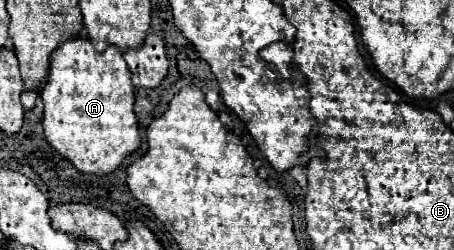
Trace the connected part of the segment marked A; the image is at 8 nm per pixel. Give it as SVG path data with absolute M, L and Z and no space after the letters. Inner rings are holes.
M87 37L65 41L51 55L51 69L41 91L41 99L45 105L43 129L47 143L81 173L111 175L133 151L141 147L139 123L133 111L135 87L131 85L131 73L123 55L115 47L107 47L103 53L97 53Z

